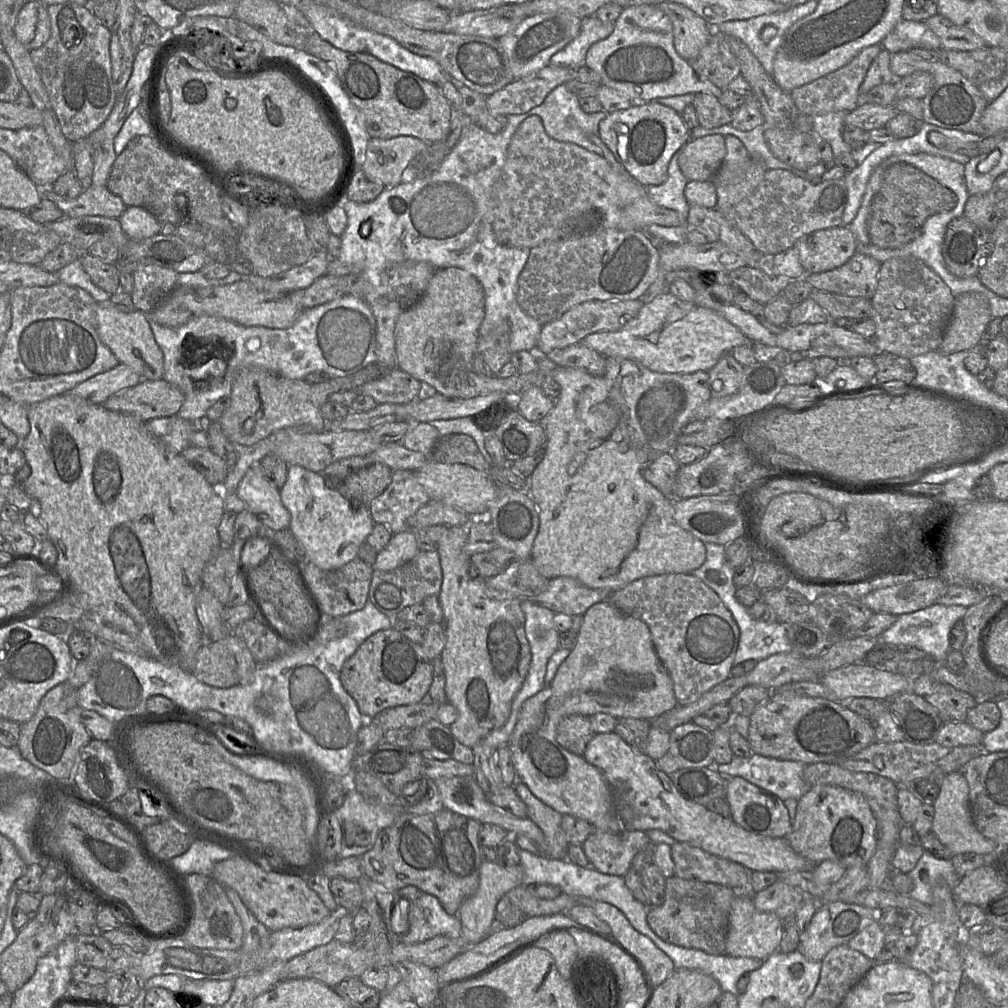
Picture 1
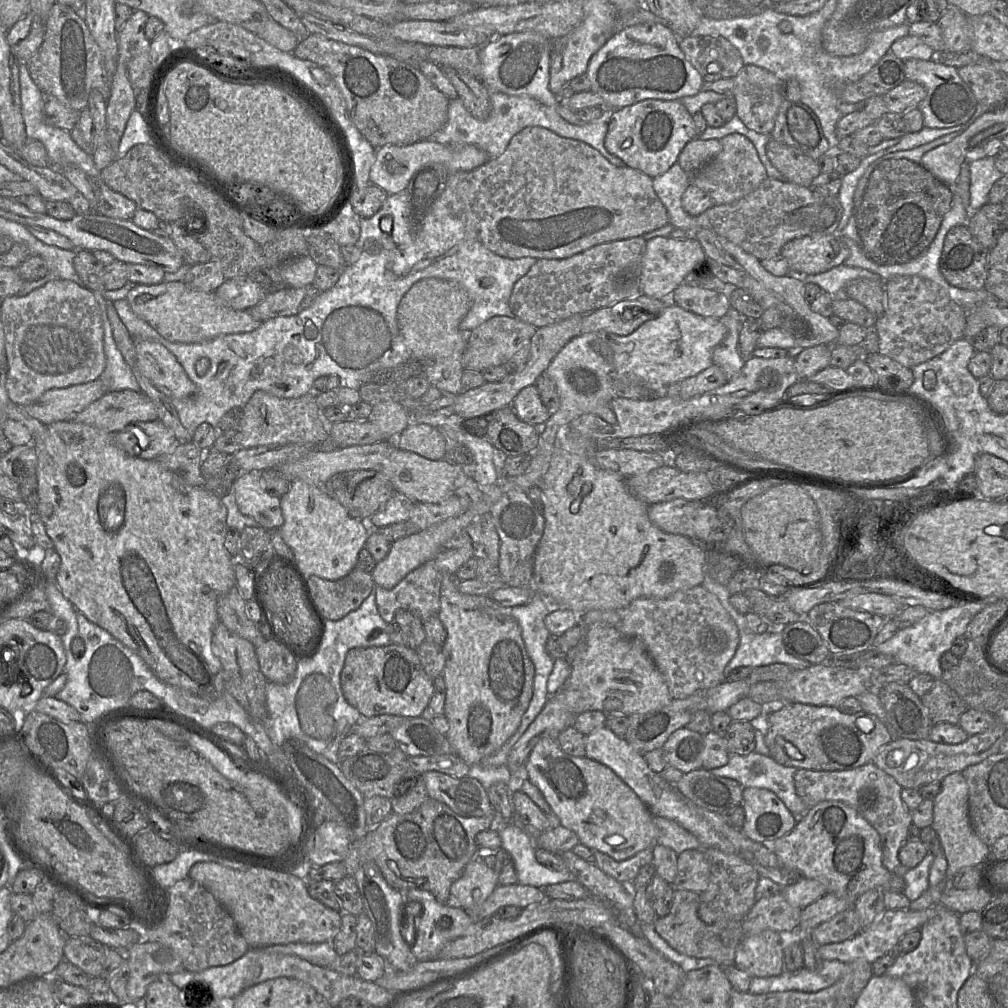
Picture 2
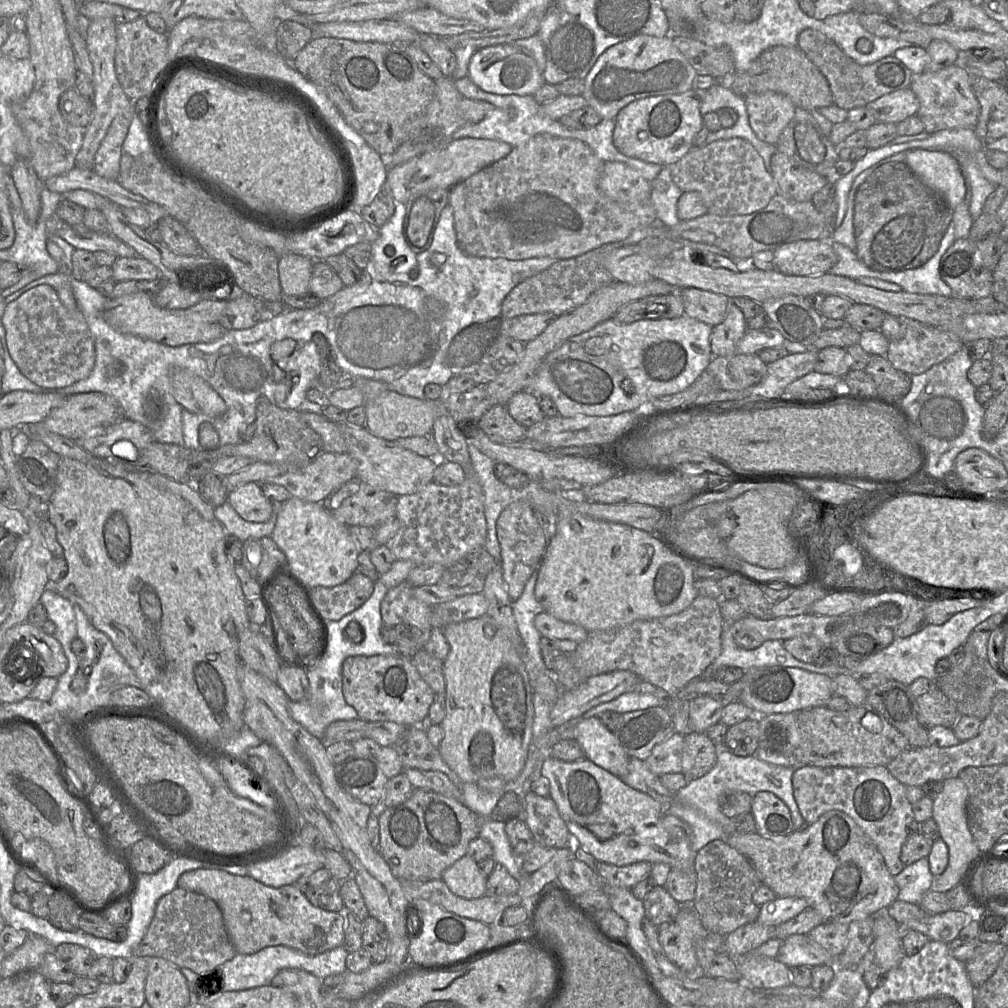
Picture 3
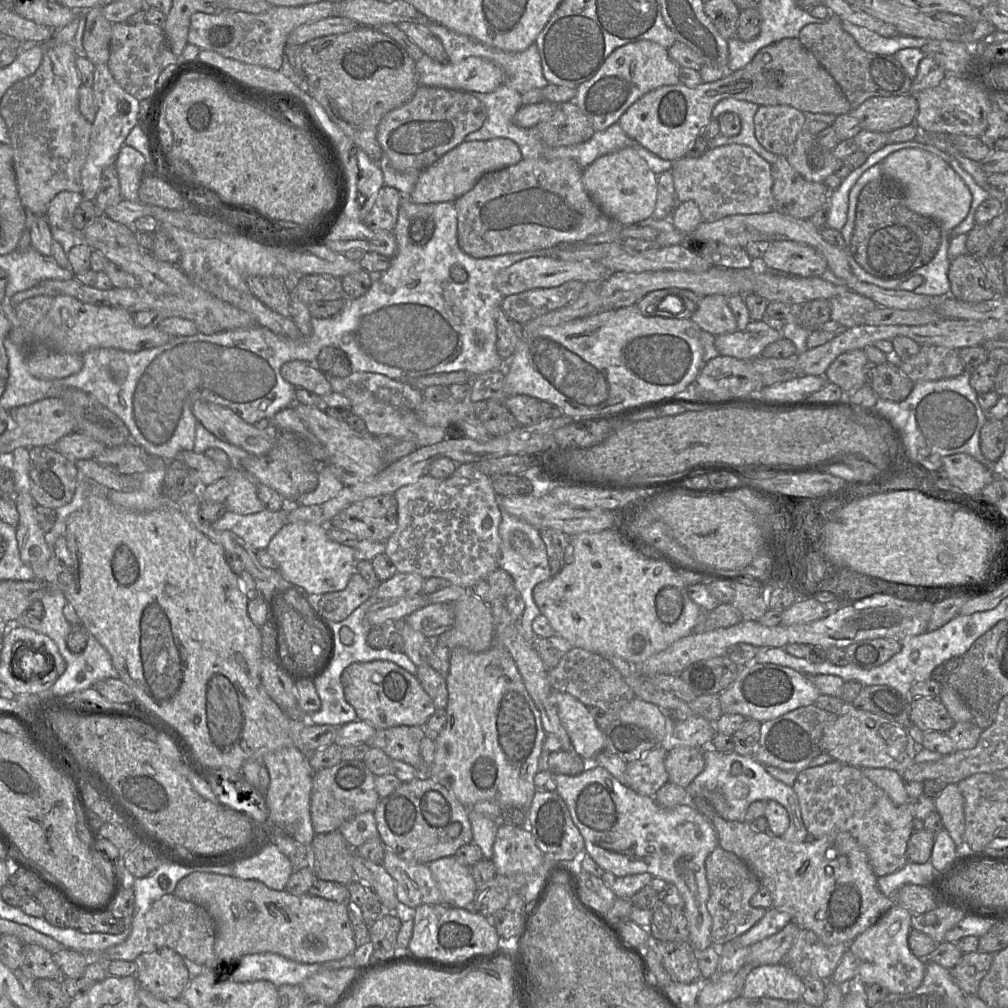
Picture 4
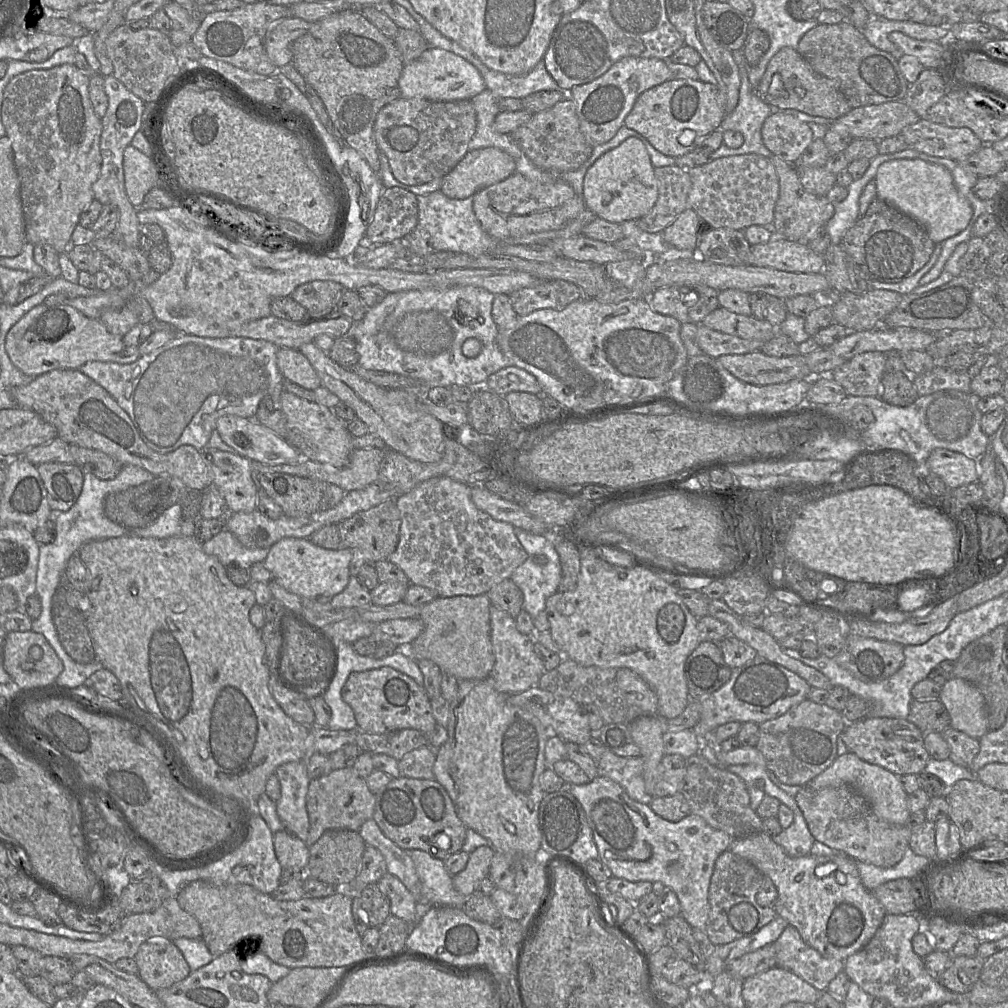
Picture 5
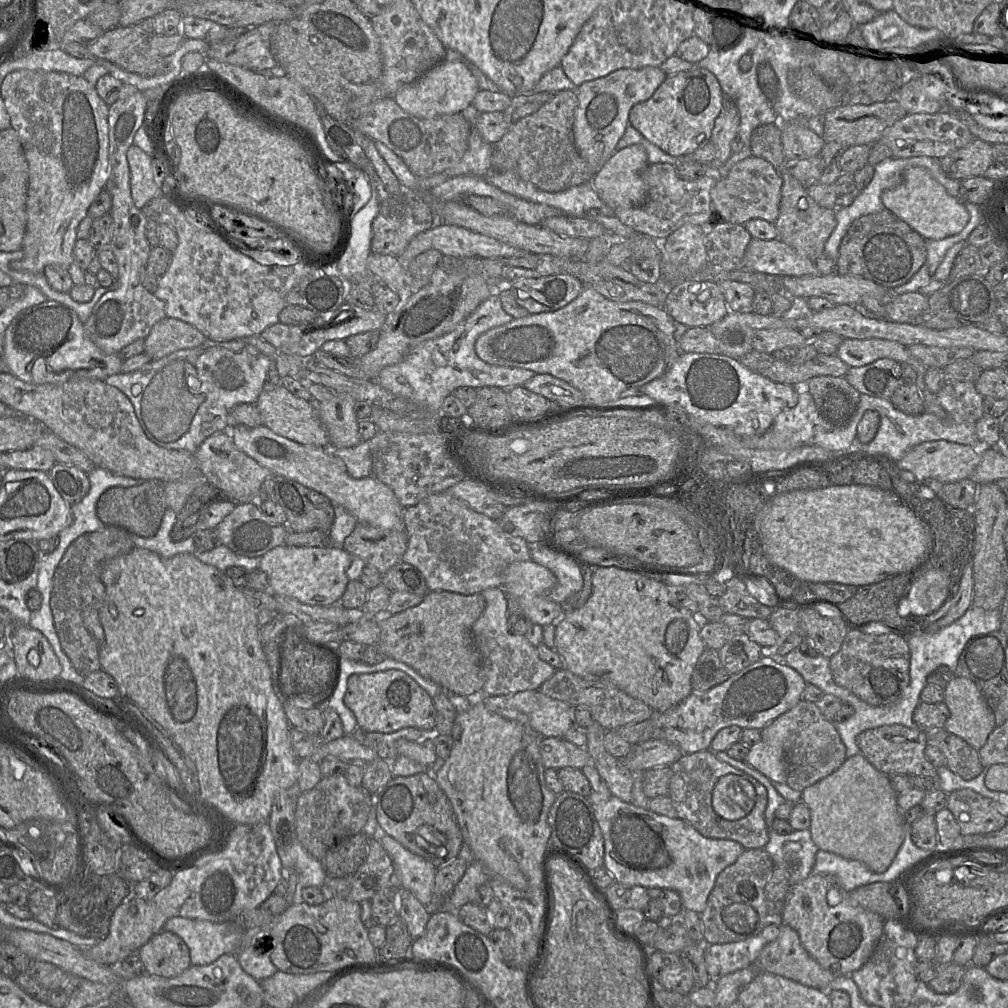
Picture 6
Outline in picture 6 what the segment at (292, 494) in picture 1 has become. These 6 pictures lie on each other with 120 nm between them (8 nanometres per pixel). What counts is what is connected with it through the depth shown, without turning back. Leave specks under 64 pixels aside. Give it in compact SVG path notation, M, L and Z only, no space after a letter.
M277 546L261 557L259 569L266 573L269 591L315 606L339 603L349 579L347 569L353 557L343 548Z

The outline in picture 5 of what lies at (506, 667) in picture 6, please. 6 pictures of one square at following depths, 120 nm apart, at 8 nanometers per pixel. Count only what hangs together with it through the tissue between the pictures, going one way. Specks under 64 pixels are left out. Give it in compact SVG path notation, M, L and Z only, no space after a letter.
M491 605L490 608L491 642L495 654L494 667L490 679L495 688L504 694L514 694L538 686L546 671L540 657L534 650L534 638L521 633L515 619L506 611Z

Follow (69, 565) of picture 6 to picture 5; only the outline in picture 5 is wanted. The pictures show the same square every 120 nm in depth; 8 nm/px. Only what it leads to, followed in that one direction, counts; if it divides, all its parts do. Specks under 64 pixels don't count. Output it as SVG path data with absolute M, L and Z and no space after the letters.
M66 571L52 598L51 616L59 640L68 655L77 663L87 664L95 660L92 641L84 620L84 612L73 609L66 601Z

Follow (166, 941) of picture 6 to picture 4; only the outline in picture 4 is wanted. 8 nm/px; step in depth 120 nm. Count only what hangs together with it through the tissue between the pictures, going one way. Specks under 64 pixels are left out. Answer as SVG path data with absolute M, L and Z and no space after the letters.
M172 949L142 953L135 964L138 984L156 997L179 999L190 983L184 958Z

